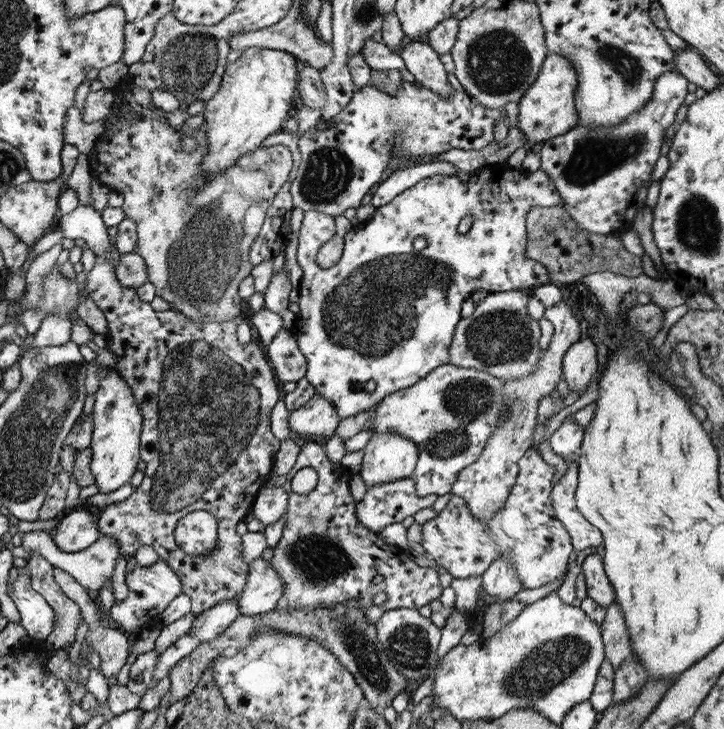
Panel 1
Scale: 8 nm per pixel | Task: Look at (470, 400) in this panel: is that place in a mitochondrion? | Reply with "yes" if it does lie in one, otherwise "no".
yes

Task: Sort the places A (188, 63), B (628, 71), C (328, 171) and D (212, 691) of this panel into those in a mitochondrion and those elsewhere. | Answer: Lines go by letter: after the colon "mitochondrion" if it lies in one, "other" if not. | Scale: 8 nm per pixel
A: mitochondrion
B: mitochondrion
C: mitochondrion
D: other

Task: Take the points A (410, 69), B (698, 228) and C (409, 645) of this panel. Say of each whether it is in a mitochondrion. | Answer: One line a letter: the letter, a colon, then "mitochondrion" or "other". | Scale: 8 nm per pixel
A: other
B: mitochondrion
C: mitochondrion

